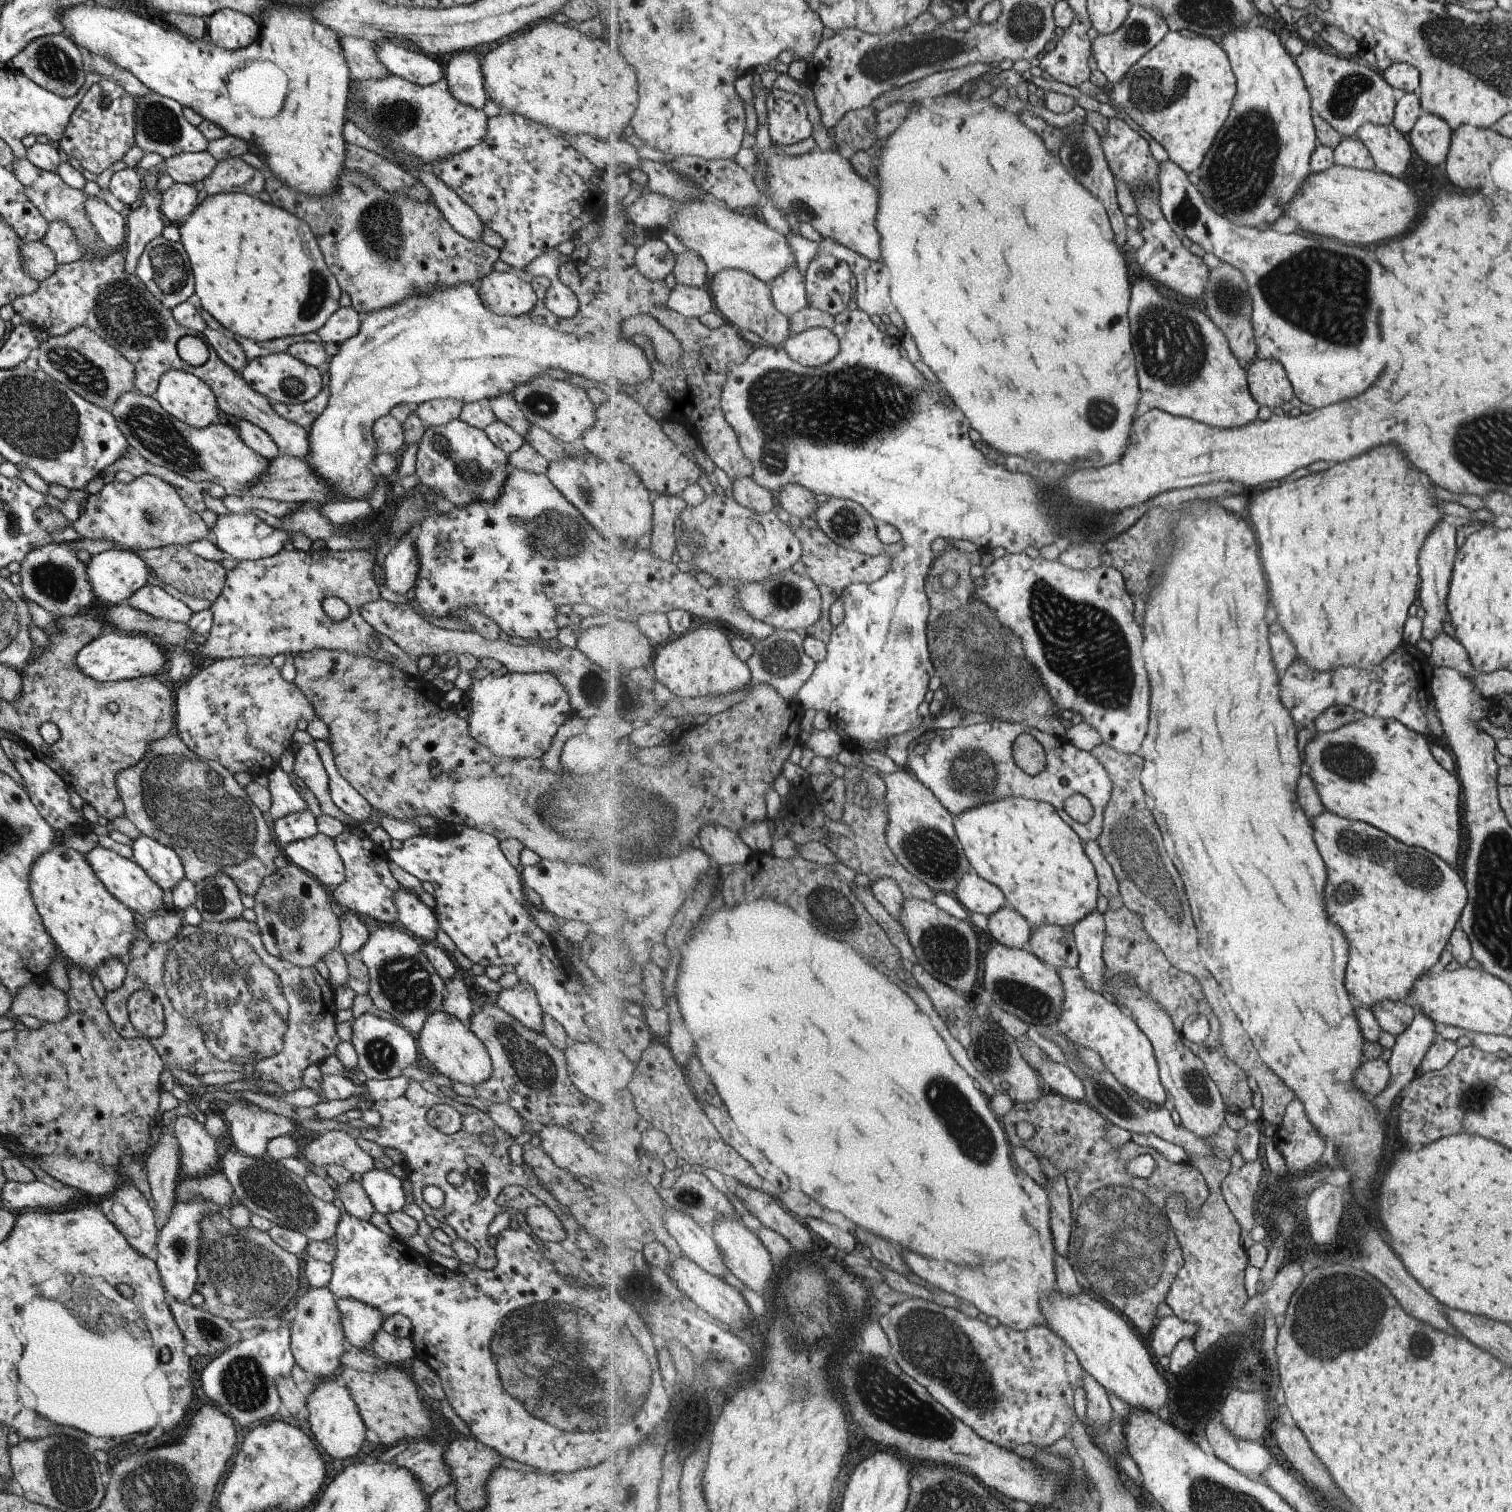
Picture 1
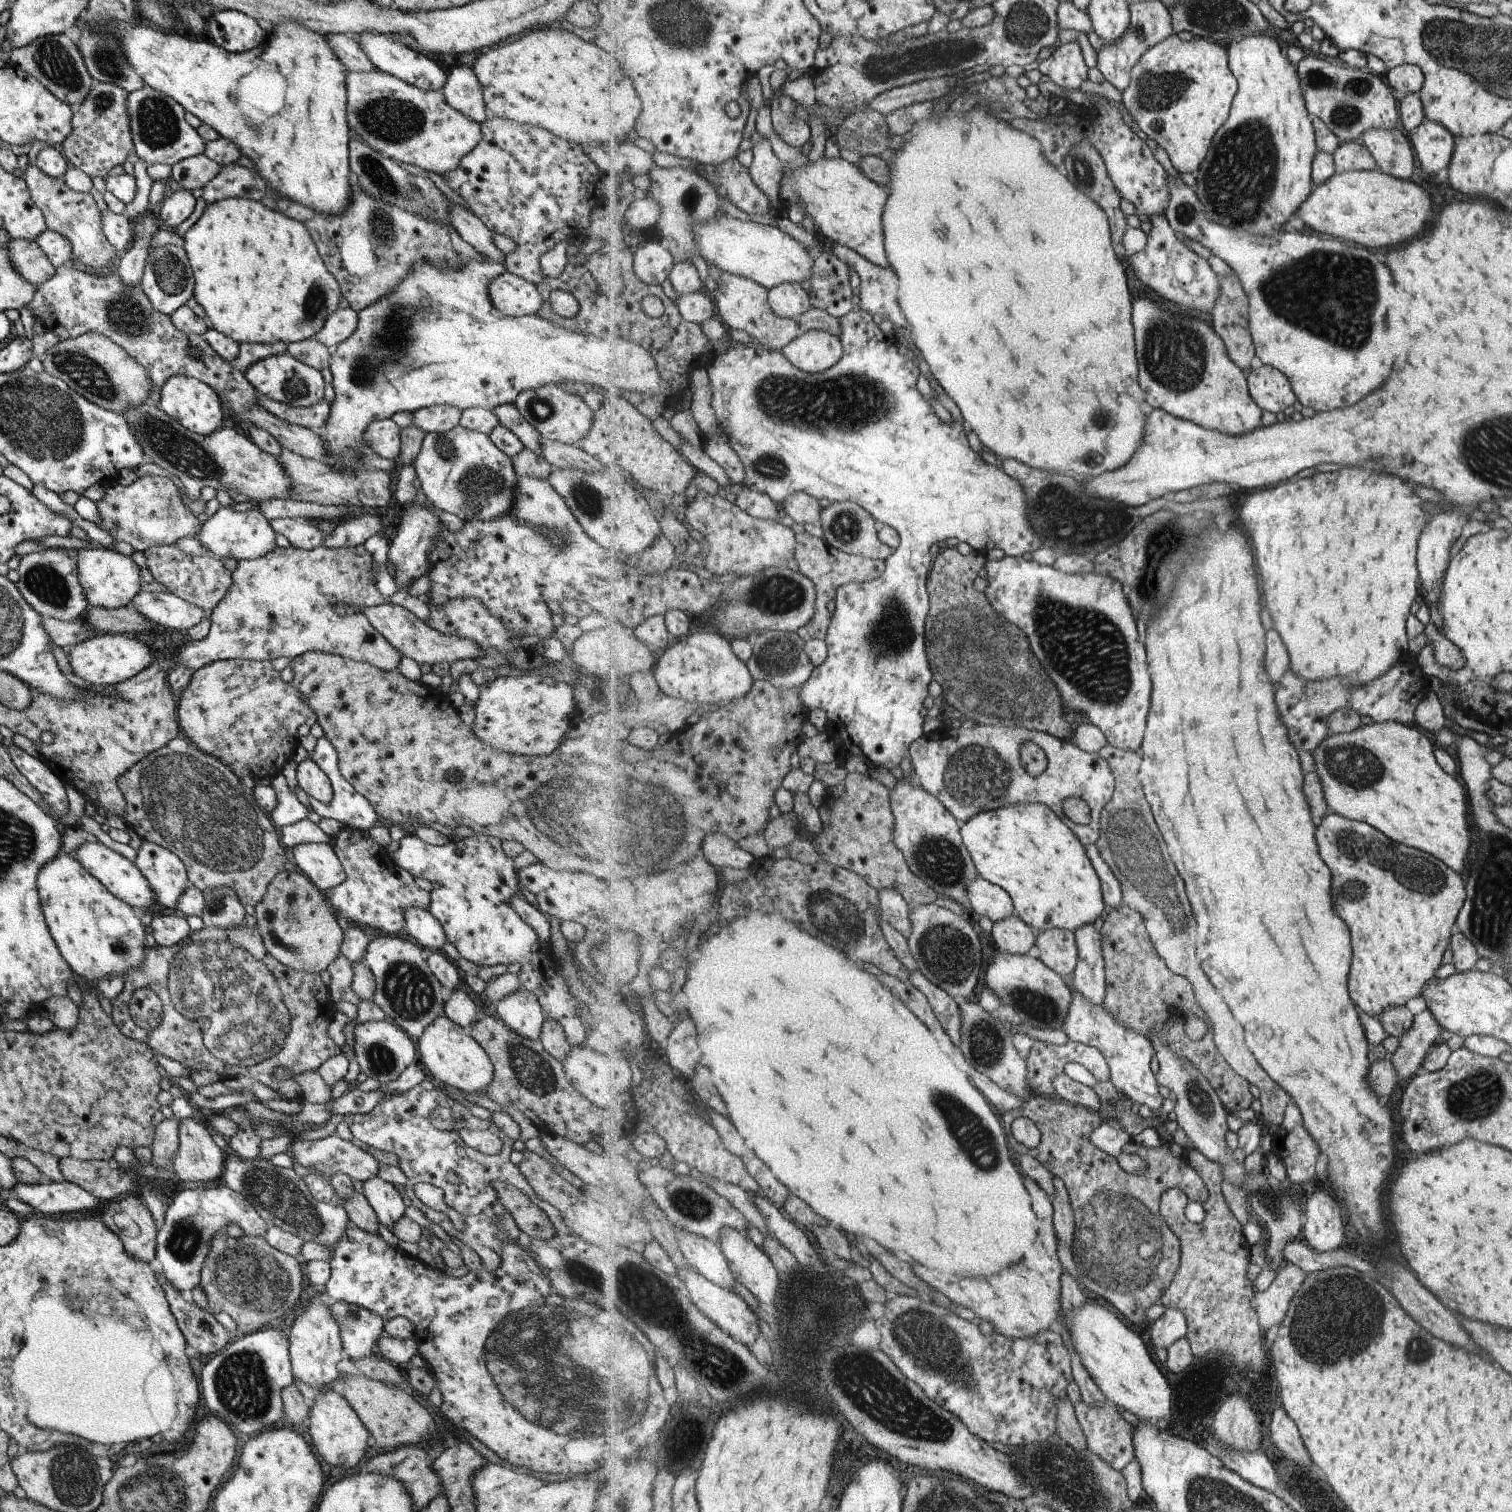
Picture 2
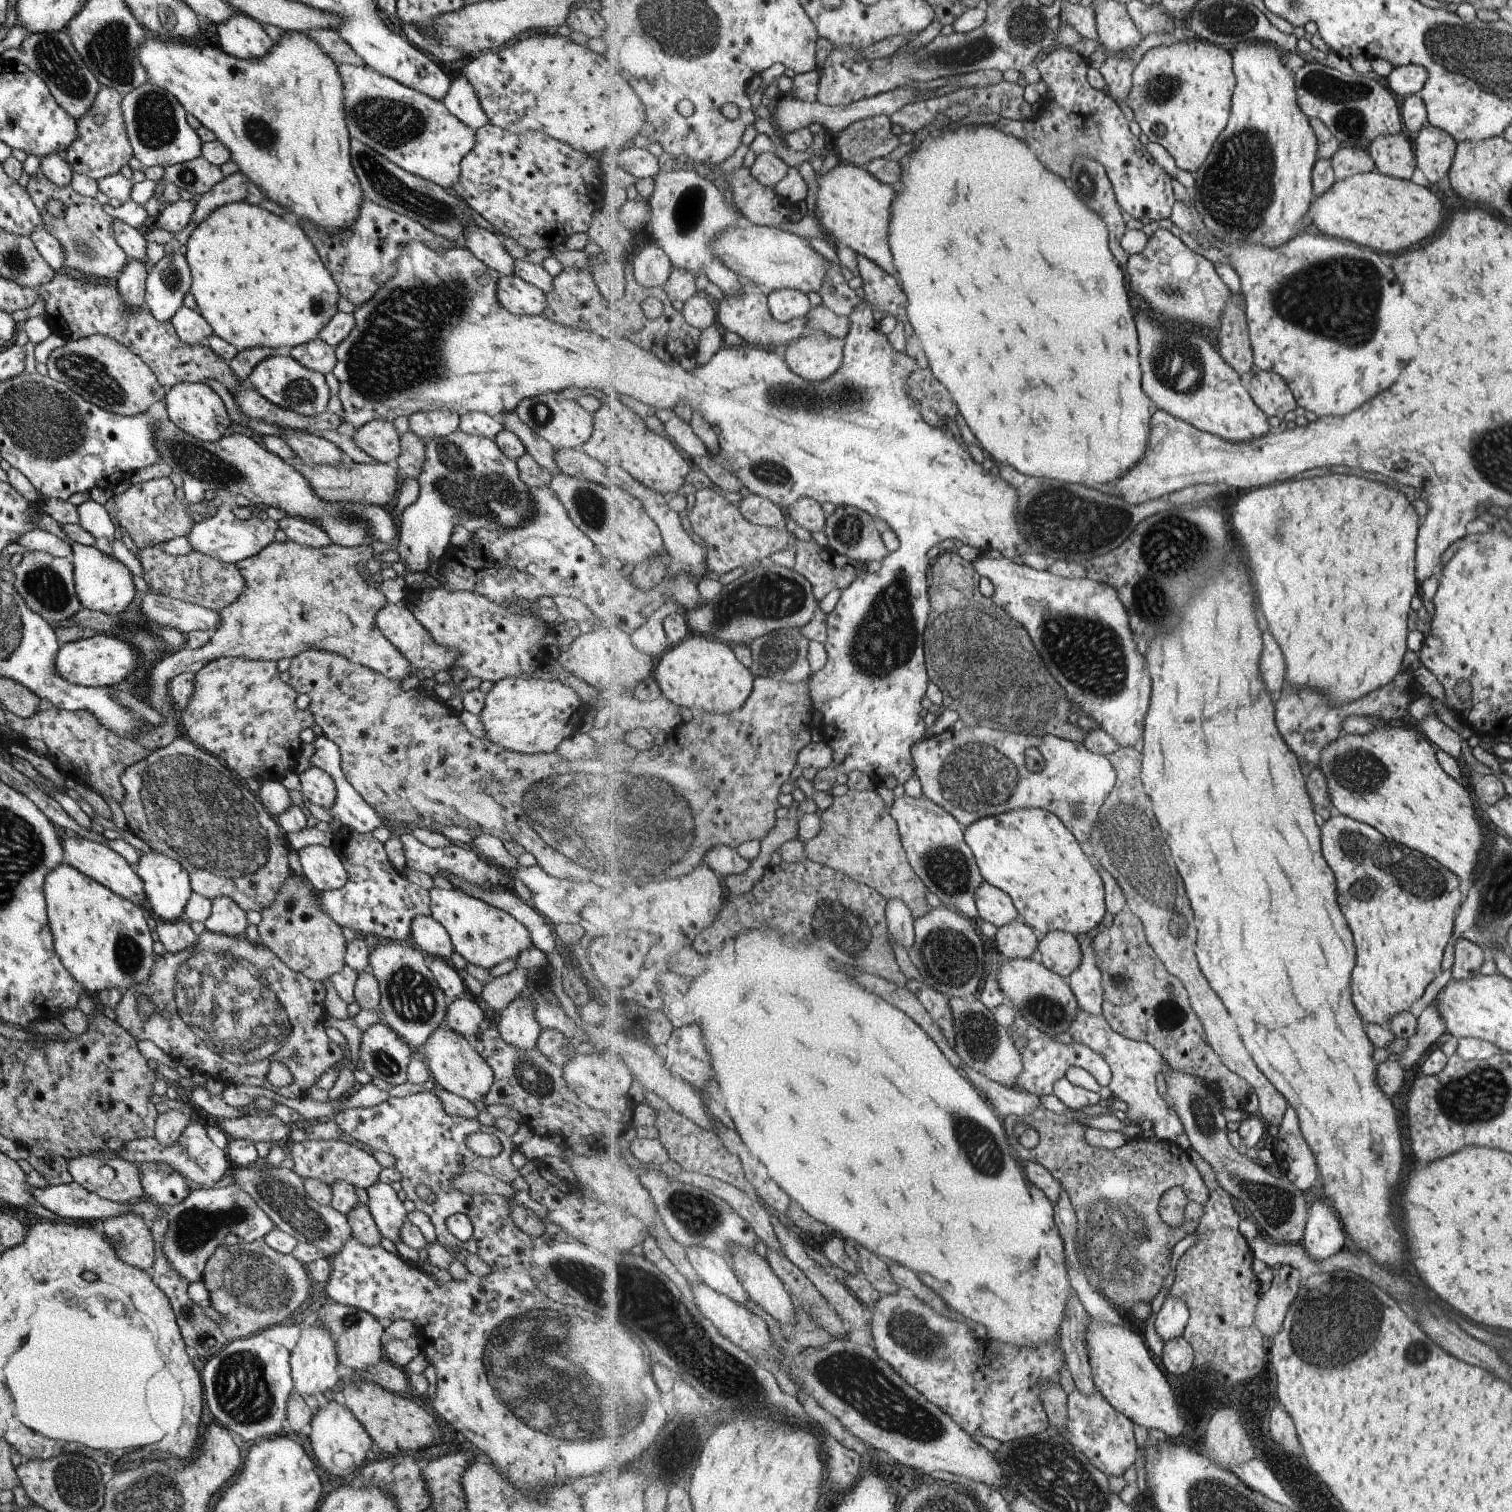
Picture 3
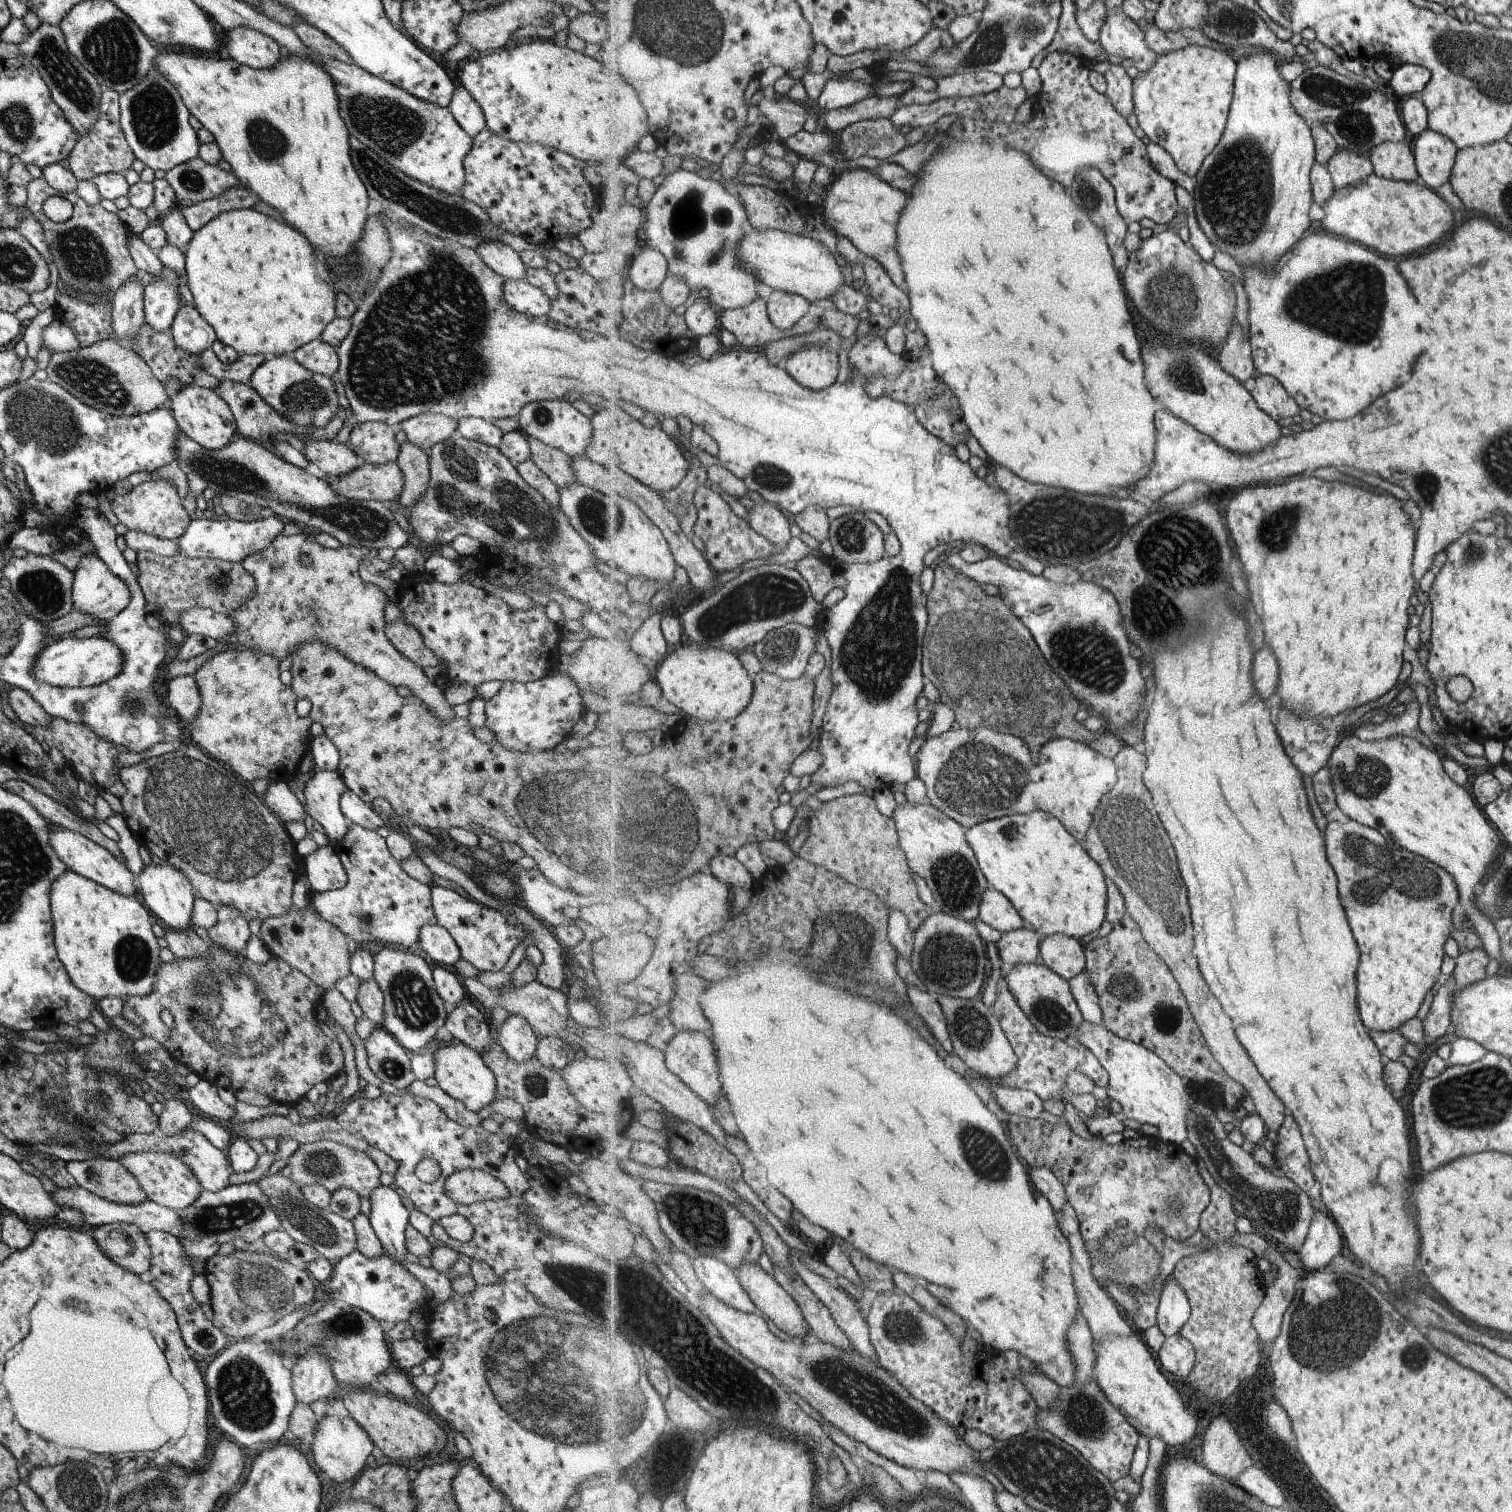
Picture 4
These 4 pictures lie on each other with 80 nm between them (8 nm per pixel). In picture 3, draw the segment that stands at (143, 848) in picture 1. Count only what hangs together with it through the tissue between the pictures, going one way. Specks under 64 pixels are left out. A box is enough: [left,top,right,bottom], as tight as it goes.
[135,851,191,921]

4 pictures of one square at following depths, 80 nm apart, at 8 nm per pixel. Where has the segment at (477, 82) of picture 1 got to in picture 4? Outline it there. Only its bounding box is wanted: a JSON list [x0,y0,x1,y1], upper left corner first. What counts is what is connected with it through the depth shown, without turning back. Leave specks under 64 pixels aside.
[448,86,485,138]

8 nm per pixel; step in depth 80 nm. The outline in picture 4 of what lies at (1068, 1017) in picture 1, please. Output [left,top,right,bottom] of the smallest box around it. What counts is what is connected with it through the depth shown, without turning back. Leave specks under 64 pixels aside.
[1076,1021,1194,1144]

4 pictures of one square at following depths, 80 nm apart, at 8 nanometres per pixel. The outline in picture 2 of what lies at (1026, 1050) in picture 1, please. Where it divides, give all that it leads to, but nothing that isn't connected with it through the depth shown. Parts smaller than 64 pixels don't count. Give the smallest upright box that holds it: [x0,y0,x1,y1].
[1054,1074,1101,1112]

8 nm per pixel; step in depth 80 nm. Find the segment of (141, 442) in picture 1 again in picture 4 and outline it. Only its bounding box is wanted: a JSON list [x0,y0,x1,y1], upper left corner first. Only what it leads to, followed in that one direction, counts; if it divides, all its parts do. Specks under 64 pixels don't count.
[175,432,408,555]

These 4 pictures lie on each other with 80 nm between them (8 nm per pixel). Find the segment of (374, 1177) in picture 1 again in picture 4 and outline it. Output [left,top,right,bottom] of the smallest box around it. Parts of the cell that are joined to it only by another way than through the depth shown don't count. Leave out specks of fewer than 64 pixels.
[368,1186,408,1266]

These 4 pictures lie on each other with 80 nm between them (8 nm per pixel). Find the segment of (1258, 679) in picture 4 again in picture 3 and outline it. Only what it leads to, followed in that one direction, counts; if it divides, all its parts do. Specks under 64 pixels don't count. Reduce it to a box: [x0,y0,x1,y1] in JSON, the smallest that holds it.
[1263,630,1285,692]

